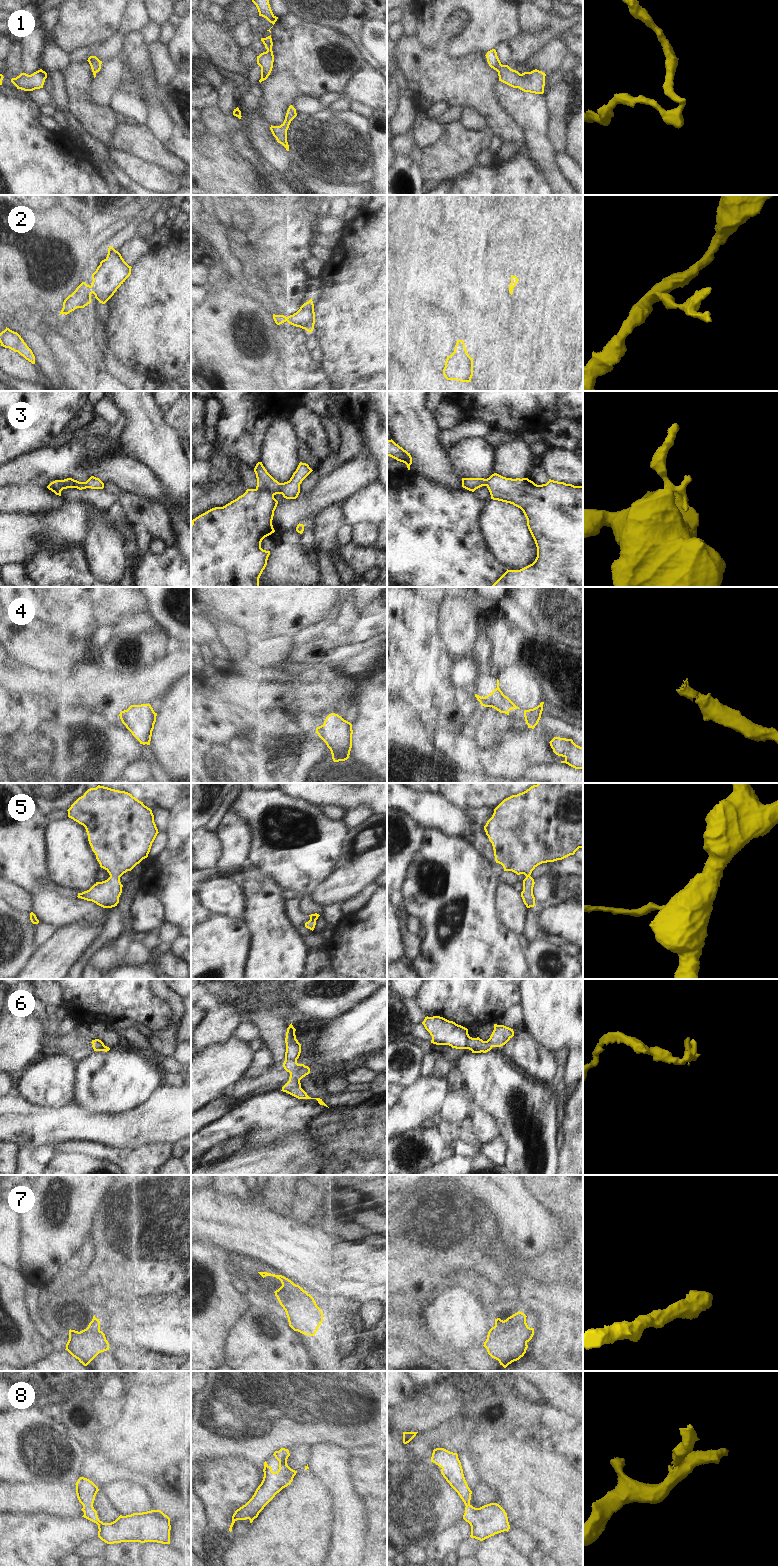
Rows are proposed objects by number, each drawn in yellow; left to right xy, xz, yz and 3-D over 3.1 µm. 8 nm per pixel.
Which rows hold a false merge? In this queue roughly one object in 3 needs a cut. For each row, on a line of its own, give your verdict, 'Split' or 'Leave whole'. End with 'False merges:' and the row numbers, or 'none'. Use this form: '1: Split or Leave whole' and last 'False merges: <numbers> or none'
1: Leave whole
2: Leave whole
3: Split
4: Leave whole
5: Leave whole
6: Leave whole
7: Leave whole
8: Leave whole
False merges: 3.

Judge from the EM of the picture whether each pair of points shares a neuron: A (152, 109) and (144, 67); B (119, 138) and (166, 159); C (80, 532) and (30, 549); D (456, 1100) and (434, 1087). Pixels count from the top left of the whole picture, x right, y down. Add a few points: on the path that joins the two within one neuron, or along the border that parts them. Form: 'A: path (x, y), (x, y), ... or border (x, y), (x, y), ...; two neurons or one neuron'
A: path (150, 99), (150, 89), (145, 77); one neuron
B: path (131, 138), (138, 140), (154, 151); one neuron
C: path (67, 532), (44, 532), (40, 536); one neuron
D: border (454, 1091), (447, 1096), (439, 1116); two neurons

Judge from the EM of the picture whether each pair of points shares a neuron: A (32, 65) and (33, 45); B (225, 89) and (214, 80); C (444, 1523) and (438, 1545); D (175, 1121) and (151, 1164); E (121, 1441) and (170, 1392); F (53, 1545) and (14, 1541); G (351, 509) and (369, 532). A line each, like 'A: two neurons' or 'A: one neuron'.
A: one neuron
B: two neurons
C: two neurons
D: two neurons
E: one neuron
F: one neuron
G: two neurons

